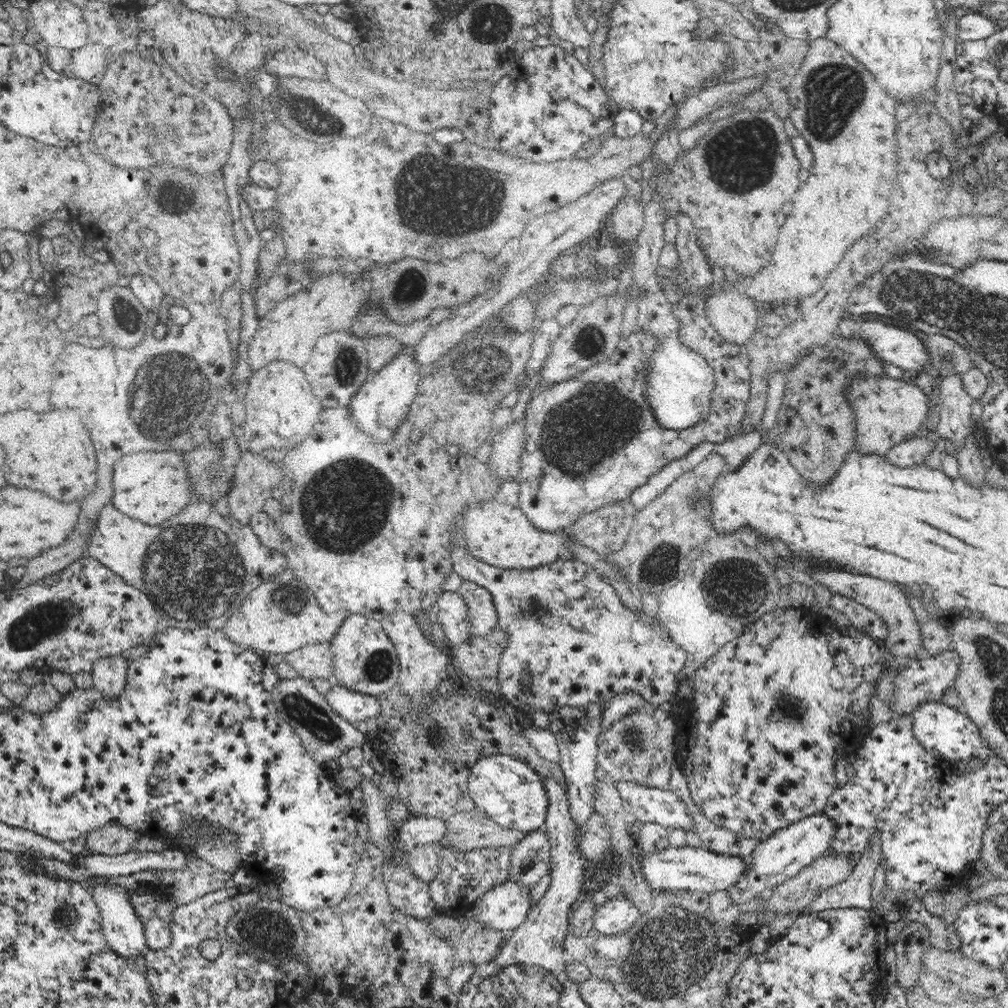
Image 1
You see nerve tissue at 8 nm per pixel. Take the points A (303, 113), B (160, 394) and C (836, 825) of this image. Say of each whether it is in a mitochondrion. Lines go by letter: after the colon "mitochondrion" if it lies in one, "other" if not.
A: mitochondrion
B: mitochondrion
C: other

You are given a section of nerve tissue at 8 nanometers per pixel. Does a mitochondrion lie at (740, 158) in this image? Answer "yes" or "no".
yes

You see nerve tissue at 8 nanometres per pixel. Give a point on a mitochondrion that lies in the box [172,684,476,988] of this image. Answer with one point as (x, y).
(272, 931)

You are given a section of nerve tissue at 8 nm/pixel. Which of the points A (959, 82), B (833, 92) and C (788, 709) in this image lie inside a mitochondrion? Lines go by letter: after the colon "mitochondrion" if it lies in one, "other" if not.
A: other
B: mitochondrion
C: mitochondrion

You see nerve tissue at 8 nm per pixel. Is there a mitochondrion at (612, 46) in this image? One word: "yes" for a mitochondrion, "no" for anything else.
no

